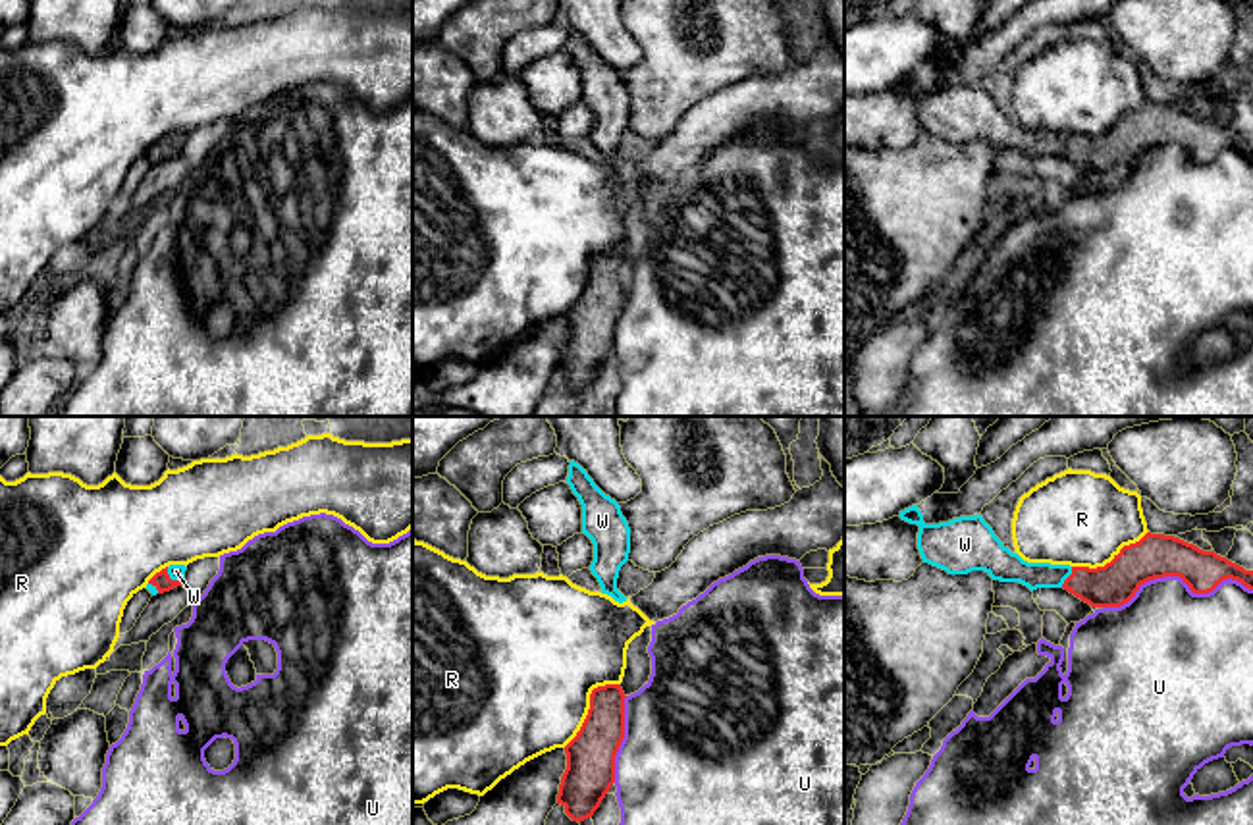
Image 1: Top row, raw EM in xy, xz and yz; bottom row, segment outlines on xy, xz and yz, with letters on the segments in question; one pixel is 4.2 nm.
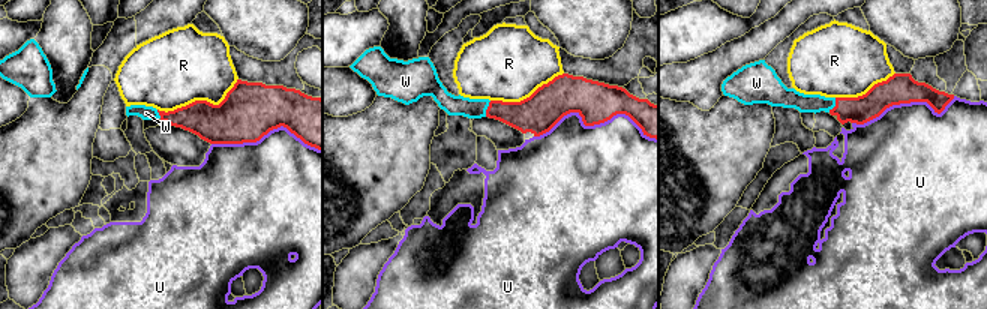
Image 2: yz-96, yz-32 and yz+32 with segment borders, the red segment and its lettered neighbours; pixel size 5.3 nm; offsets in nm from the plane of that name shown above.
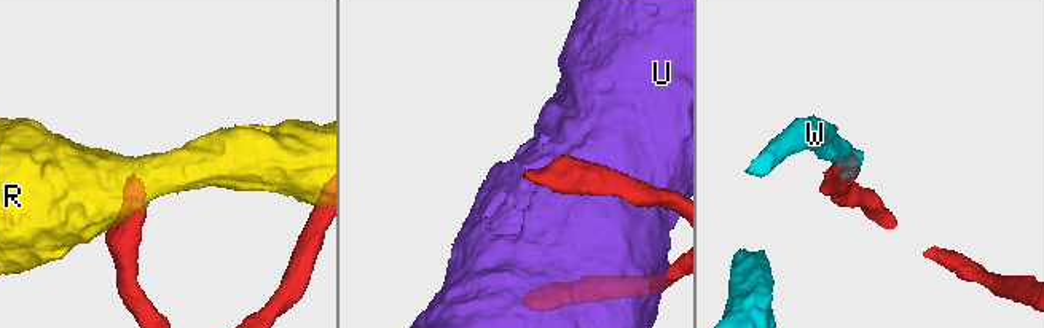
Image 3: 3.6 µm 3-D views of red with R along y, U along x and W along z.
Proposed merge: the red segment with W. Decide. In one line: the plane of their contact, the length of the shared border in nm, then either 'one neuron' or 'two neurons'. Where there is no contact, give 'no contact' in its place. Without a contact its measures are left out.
contact in xy; length 90 nm; one neuron

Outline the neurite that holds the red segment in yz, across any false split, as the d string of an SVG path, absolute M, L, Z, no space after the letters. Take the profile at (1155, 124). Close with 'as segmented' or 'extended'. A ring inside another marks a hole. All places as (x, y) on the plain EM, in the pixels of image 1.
M912 73L898 85L920 94L918 118L923 131L948 143L985 139L993 148L1020 150L1031 160L1064 156L1091 175L1120 175L1141 152L1164 145L1180 145L1193 162L1209 162L1228 146L1253 158L1253 139L1174 104L1147 100L1105 135L1089 137L1027 131L1002 114L981 83L925 93L918 73Z; extended

